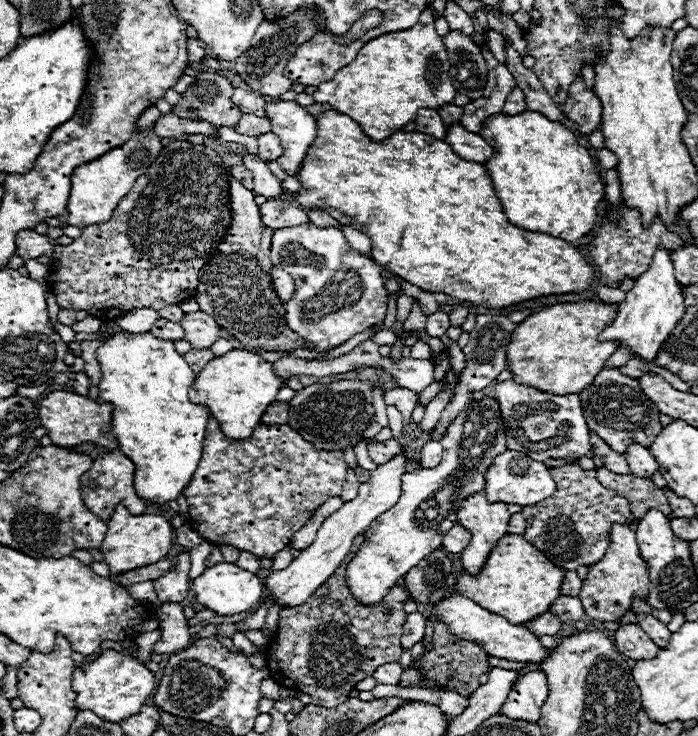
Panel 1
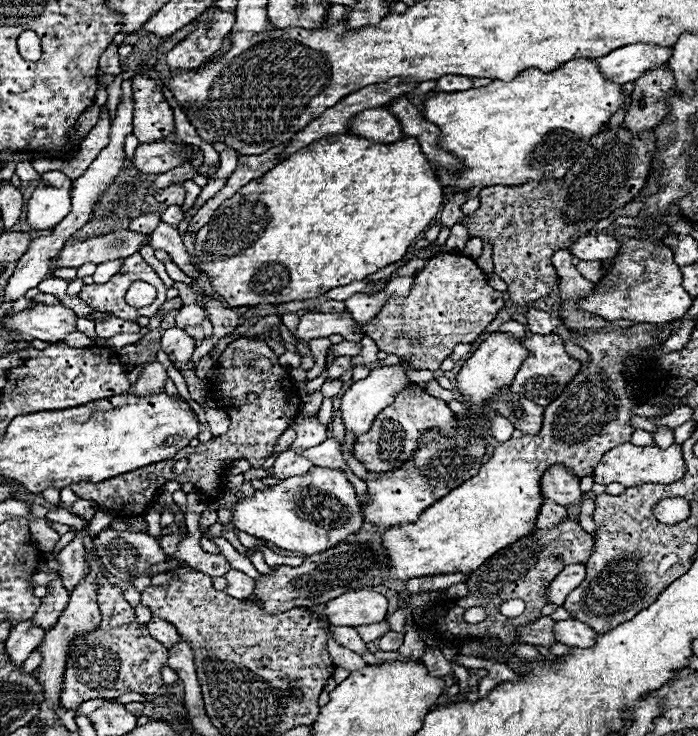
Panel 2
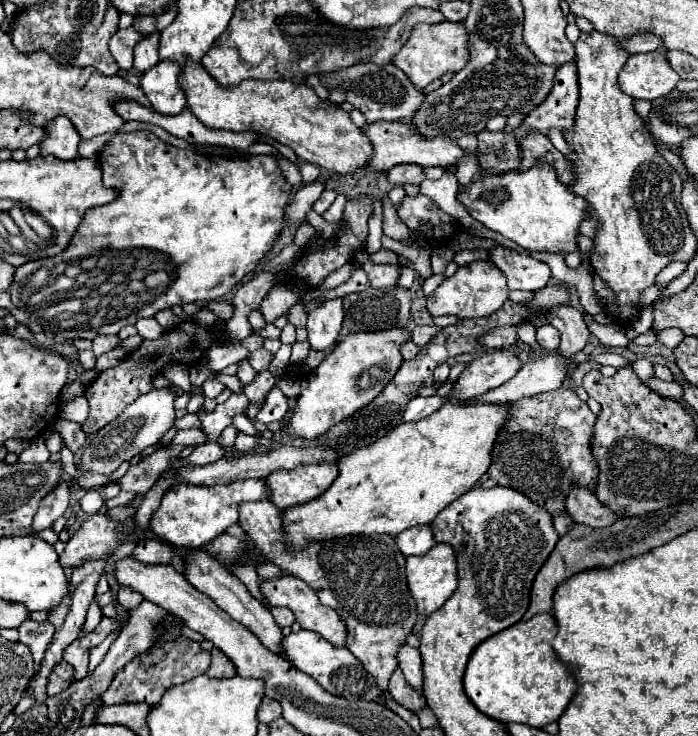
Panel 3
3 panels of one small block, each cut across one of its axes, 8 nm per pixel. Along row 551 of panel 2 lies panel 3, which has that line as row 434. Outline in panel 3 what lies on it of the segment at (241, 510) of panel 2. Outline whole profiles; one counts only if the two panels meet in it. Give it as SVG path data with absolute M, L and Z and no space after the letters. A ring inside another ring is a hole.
M406 330L348 334L316 368L316 376L312 380L302 380L302 392L296 398L294 412L288 420L282 422L286 432L296 438L314 442L320 440L334 424L350 418L356 410L368 406L400 368L400 344L408 338L410 334Z

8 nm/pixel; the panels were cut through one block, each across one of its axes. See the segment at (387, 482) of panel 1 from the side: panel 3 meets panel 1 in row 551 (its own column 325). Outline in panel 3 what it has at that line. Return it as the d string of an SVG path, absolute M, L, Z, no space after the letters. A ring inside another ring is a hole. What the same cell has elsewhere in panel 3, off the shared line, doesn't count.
M342 300L322 302L320 308L308 314L308 342L312 350L326 350L336 344L342 328Z

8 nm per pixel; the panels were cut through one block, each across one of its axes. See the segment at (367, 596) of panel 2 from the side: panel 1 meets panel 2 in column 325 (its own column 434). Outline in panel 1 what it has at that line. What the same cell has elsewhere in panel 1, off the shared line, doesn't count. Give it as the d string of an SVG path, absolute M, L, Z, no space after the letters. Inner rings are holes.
M460 594L436 602L432 616L434 616L434 620L442 620L454 636L458 636L462 640L470 640L470 642L482 646L494 658L508 660L508 662L542 664L544 658L548 656L546 648L542 646L540 638L534 632L526 630L524 626L514 626L506 618L502 618L498 614L490 614L488 610L480 608L478 604L470 602L468 598L464 598Z

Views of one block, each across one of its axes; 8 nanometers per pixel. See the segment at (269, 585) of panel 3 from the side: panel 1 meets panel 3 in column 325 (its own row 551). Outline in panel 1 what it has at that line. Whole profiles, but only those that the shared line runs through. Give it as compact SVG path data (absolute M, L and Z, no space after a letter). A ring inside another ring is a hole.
M626 524L612 526L610 532L610 546L606 548L606 554L600 562L590 566L590 572L584 580L582 594L578 596L582 600L584 612L594 620L608 620L614 622L620 616L624 616L632 606L632 596L638 594L640 598L648 596L648 570L646 562L638 554L636 534Z

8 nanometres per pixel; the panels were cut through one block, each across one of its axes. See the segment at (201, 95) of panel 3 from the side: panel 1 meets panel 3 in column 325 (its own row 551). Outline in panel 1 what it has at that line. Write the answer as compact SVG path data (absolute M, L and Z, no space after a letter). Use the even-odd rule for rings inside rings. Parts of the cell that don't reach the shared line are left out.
M122 504L116 506L116 510L110 516L110 520L106 522L106 526L108 526L108 532L102 540L100 552L112 574L124 574L126 570L134 570L134 568L158 562L170 552L170 548L174 544L174 528L170 526L170 522L166 518L162 518L158 514L132 516Z

